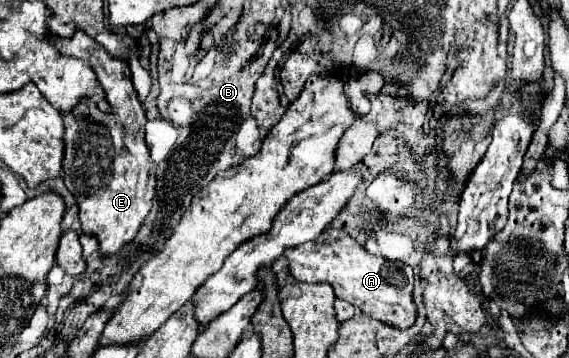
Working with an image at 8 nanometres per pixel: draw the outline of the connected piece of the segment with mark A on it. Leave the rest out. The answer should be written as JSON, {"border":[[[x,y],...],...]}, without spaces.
{"border":[[[329,227],[323,235],[319,235],[319,239],[315,239],[315,243],[293,247],[285,257],[289,259],[291,275],[297,281],[313,285],[329,283],[337,299],[349,301],[371,319],[395,329],[409,329],[417,319],[417,307],[413,303],[413,269],[403,263],[371,255],[341,229]]]}

